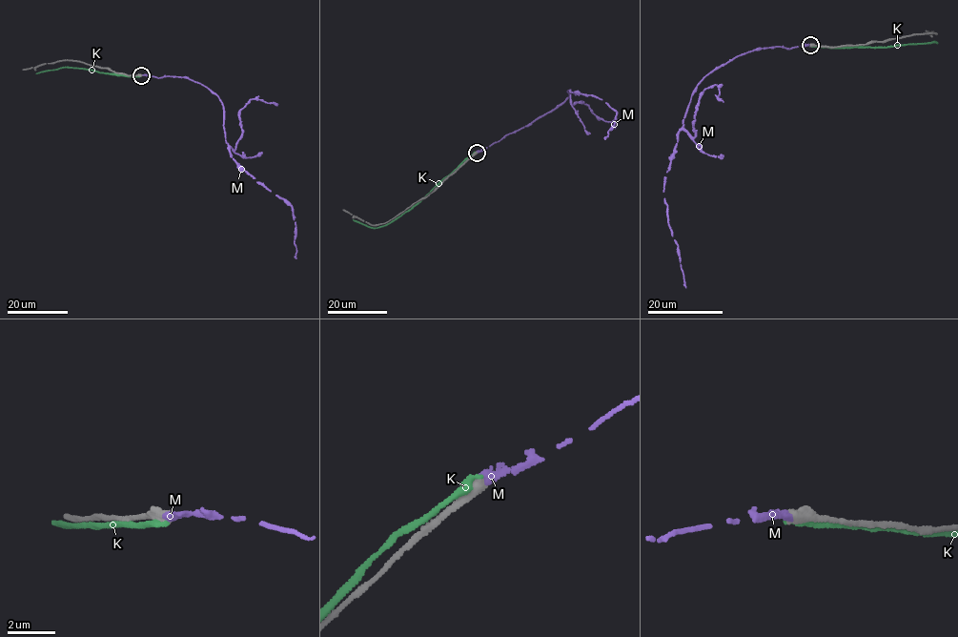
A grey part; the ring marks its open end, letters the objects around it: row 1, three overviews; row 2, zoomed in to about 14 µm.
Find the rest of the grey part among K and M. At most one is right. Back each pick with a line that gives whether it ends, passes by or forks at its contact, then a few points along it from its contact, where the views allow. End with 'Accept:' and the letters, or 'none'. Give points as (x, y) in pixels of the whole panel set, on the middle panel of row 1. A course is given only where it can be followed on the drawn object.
M: it ends there; it runs (476, 153), (553, 111), (569, 95), (567, 91), (594, 95), (615, 110), (614, 125), (604, 139)
Accept: M

